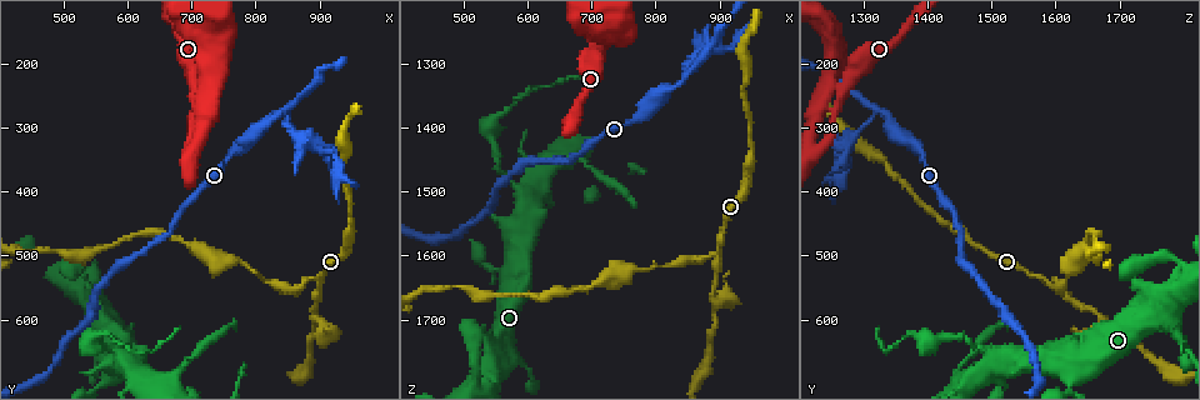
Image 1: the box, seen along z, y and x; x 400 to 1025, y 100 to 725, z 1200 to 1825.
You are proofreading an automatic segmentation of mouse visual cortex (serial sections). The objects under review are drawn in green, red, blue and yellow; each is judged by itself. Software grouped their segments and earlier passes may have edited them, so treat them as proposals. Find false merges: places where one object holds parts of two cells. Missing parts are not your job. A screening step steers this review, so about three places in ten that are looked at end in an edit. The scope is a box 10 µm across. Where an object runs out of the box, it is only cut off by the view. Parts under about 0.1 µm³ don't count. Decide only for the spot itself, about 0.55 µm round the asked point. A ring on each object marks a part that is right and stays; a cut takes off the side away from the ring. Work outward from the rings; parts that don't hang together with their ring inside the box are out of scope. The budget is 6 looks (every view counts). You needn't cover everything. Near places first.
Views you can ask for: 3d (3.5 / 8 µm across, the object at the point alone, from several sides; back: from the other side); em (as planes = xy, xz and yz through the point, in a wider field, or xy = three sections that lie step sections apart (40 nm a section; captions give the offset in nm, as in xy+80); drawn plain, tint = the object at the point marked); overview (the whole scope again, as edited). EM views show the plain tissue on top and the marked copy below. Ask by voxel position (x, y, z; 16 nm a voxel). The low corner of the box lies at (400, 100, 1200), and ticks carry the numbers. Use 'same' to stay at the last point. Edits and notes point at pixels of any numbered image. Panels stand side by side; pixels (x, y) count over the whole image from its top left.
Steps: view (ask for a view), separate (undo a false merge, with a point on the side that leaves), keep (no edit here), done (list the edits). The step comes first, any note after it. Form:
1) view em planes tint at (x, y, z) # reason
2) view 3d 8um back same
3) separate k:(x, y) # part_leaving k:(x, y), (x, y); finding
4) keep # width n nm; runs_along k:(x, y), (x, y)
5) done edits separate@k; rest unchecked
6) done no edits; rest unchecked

view 3d 8um at (905, 535, 1580) # branch point

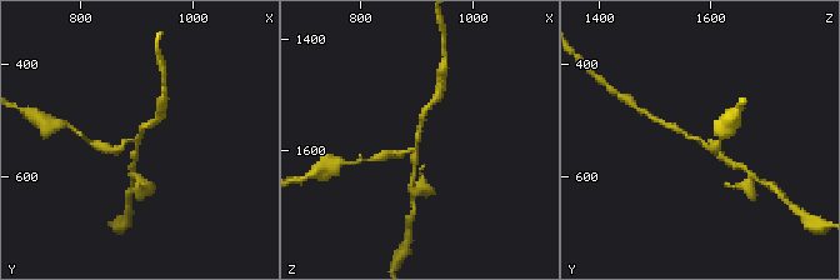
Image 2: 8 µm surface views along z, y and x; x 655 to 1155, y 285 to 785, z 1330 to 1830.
view 3d 3.5um same

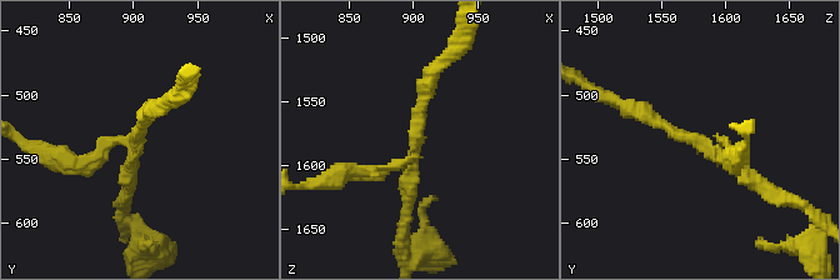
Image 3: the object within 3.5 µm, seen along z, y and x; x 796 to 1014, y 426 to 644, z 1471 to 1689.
view em xy step 5 tint at (904, 538, 1582) # arms 3; arm_widths 150, 200, 200 nm

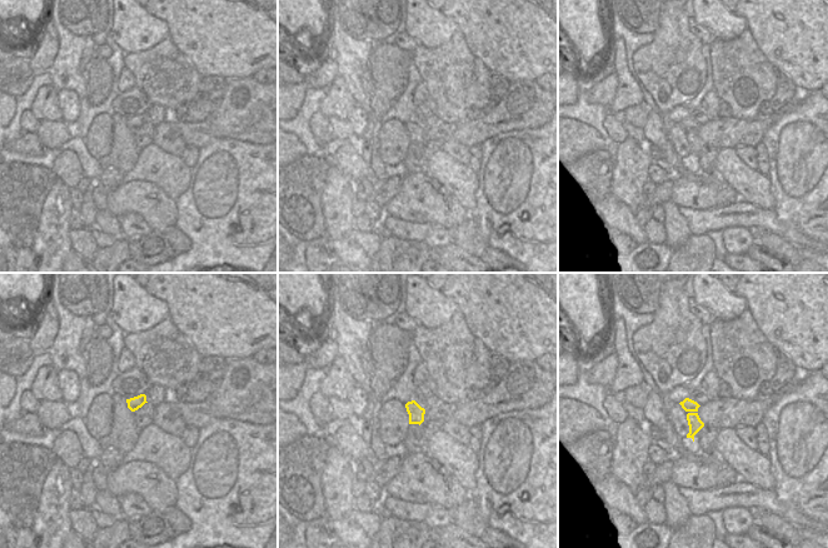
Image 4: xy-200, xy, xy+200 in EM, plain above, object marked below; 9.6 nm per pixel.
separate 3:(86, 161) # part_leaving 3:(125, 141), (86, 164), (33, 145); a second cell is stuck on

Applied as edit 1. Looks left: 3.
view 3d 3.5um back at (845, 270, 1325) # arms part here

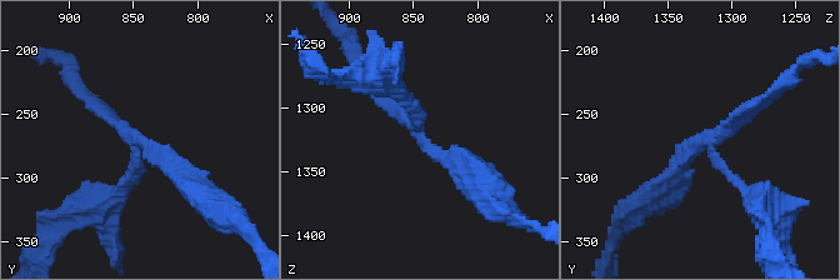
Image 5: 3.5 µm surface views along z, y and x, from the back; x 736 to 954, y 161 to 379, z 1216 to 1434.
view em xy step 3 tint at (846, 274, 1318) # need the tissue

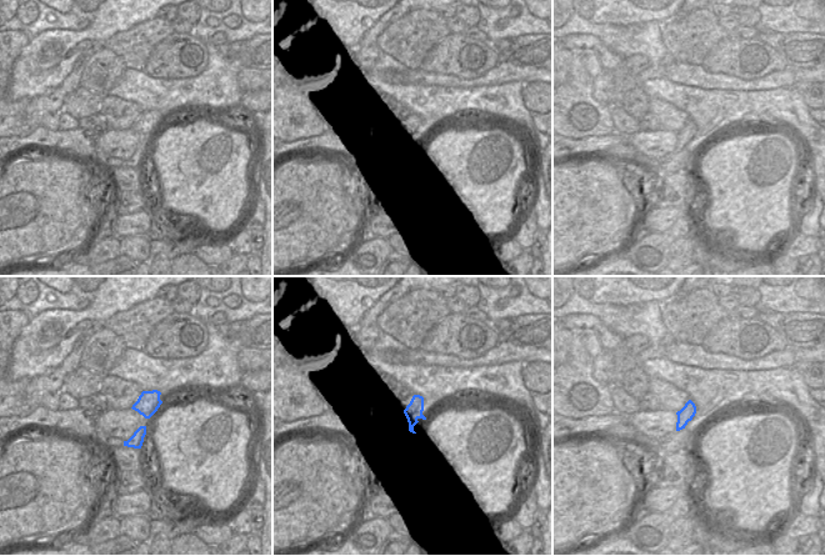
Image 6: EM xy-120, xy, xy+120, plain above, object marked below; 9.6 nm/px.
view em xy step 2 tint same # cut it another way

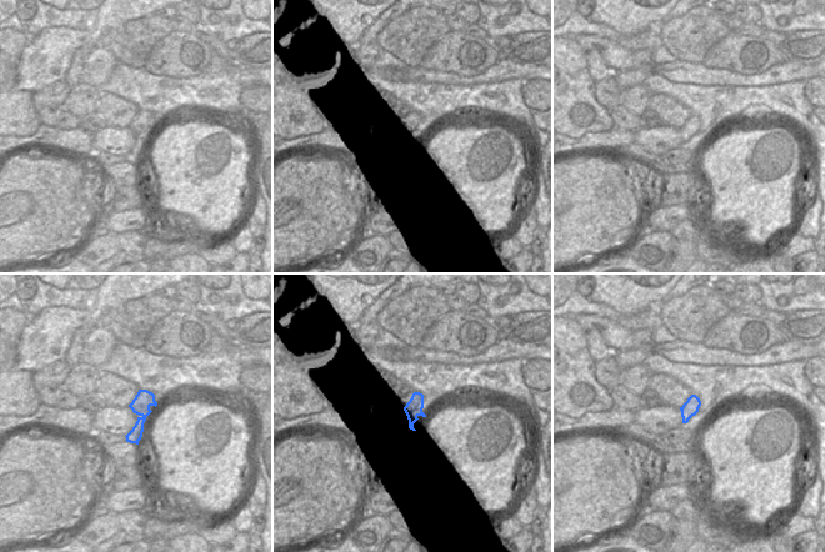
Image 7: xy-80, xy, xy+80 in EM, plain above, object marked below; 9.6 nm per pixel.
separate 5:(408, 103) # arms 3; arm_widths 150, 150, 300 nm; part_leaving 5:(135, 150), (128, 185), (66, 228); two cells meet here

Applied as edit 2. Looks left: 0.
done edits separate@3, separate@5; rest unchecked

